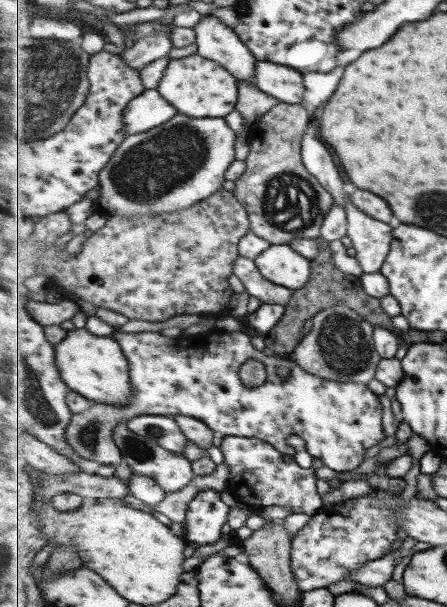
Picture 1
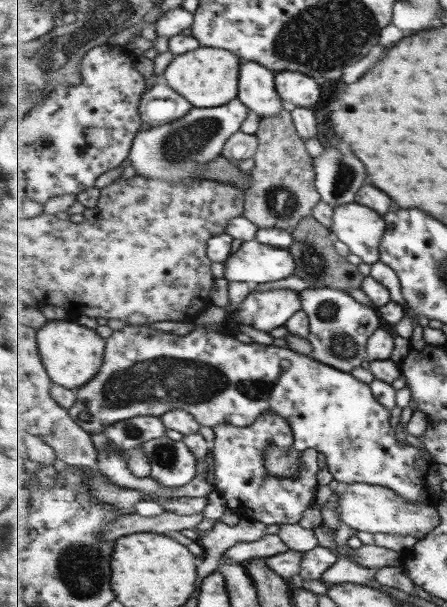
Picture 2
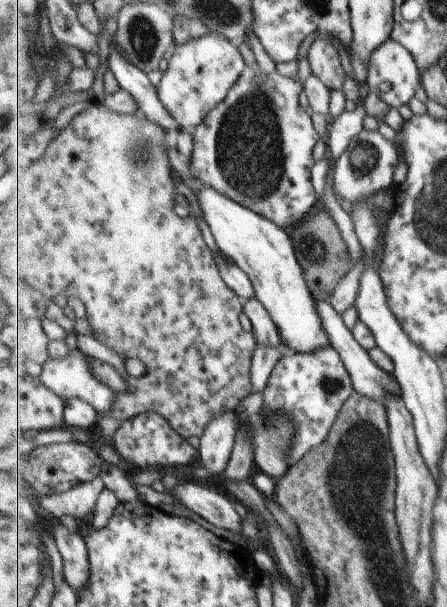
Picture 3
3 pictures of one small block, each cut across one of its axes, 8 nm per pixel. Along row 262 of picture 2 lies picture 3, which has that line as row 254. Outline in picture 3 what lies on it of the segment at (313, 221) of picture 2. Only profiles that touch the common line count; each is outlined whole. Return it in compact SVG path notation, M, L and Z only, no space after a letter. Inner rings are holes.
M321 210L319 216L315 216L315 218L309 216L309 220L305 218L289 232L297 251L299 264L303 269L305 282L310 286L310 291L319 301L330 302L330 298L334 290L338 288L338 284L354 268L347 242L343 240L337 222L326 210Z

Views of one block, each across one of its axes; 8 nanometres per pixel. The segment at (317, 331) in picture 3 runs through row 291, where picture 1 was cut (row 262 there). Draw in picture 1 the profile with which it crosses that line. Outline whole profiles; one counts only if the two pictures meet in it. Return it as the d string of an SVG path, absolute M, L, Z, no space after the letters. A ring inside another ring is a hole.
M290 244L271 245L254 261L267 280L293 290L303 288L313 274L311 260Z

